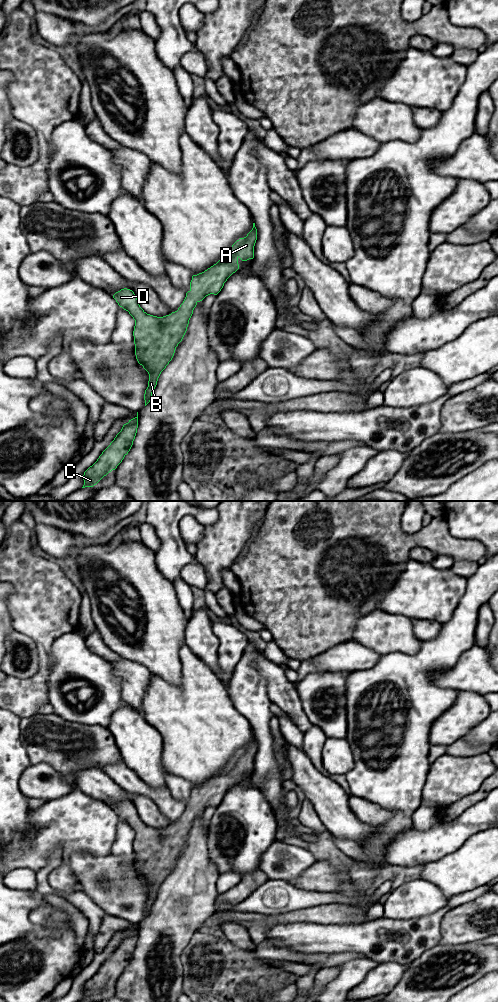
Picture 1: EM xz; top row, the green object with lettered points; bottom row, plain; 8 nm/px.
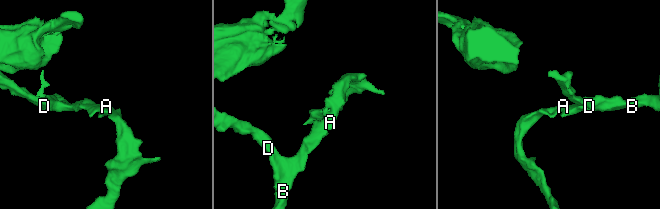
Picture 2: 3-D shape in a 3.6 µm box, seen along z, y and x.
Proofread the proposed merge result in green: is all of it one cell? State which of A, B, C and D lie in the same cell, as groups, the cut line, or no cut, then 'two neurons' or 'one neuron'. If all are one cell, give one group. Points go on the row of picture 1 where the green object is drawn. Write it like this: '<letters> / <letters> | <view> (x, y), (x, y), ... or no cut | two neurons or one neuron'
A B C D | no cut | one neuron

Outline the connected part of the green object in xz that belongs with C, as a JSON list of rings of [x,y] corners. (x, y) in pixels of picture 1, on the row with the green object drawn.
[[[138,412],[135,418],[123,425],[121,431],[102,452],[97,461],[84,472],[84,485],[82,488],[93,487],[109,472],[117,468],[130,451],[137,433],[137,428]]]

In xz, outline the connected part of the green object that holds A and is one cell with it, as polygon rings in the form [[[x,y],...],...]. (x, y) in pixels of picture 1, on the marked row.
[[[253,223],[253,228],[247,236],[237,240],[232,245],[231,249],[216,264],[204,272],[192,276],[190,290],[186,293],[183,303],[177,311],[172,312],[169,315],[157,317],[147,314],[140,307],[136,295],[130,289],[121,289],[113,295],[113,298],[116,300],[118,305],[128,311],[135,320],[133,336],[136,359],[149,374],[148,387],[144,394],[145,406],[151,400],[152,392],[157,385],[161,372],[172,360],[176,347],[182,341],[197,303],[202,301],[206,296],[210,294],[217,295],[221,291],[227,279],[239,269],[239,258],[242,261],[247,261],[254,258],[254,246],[256,240],[257,229],[255,227],[255,223]]]

